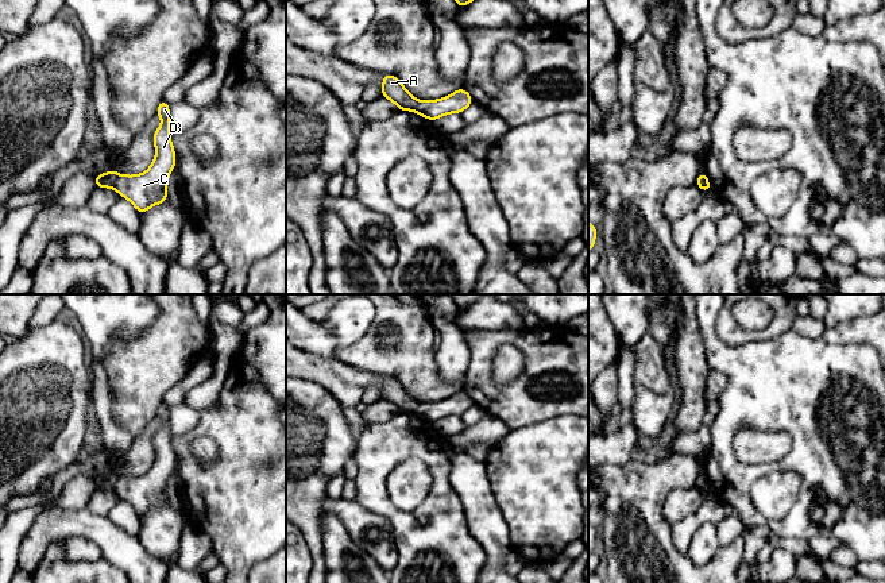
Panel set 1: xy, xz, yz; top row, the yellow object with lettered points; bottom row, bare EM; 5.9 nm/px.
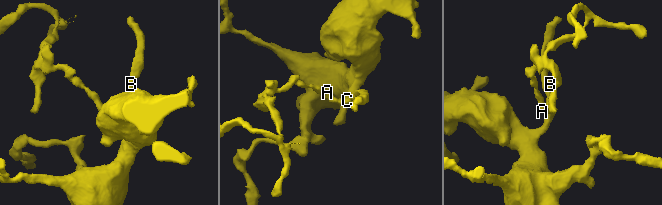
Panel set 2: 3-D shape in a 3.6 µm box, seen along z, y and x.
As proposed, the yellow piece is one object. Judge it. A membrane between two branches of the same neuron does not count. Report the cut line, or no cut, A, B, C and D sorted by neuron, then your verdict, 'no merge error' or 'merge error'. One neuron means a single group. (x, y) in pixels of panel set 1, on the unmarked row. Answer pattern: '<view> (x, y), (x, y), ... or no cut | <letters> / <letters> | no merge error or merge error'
xy (118, 477), (112, 489) | A / B C D | merge error

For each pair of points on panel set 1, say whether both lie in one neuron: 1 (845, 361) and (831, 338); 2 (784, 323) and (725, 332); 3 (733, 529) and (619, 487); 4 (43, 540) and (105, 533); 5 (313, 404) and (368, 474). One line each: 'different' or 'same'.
1: different
2: same
3: different
4: same
5: different

